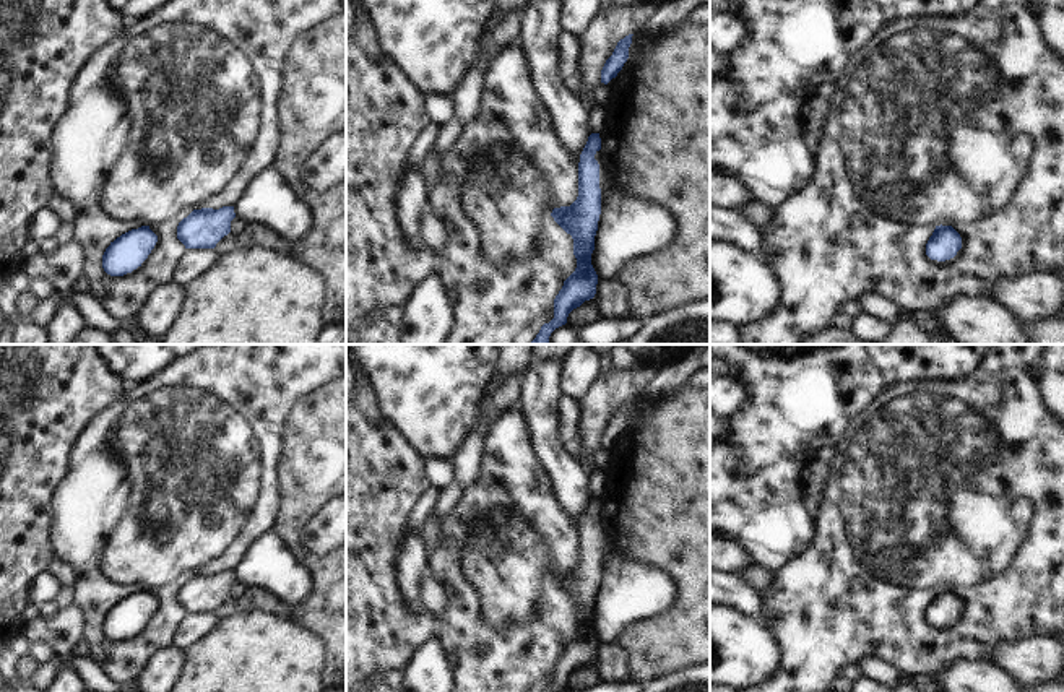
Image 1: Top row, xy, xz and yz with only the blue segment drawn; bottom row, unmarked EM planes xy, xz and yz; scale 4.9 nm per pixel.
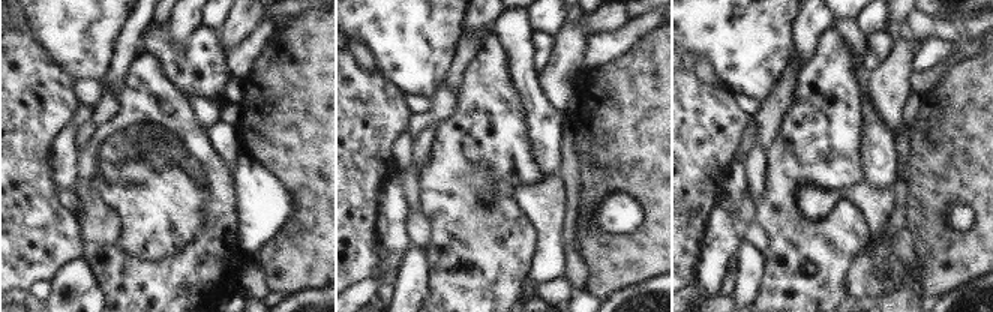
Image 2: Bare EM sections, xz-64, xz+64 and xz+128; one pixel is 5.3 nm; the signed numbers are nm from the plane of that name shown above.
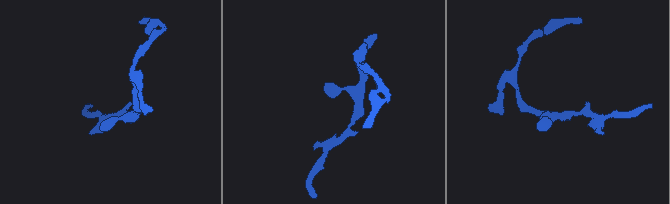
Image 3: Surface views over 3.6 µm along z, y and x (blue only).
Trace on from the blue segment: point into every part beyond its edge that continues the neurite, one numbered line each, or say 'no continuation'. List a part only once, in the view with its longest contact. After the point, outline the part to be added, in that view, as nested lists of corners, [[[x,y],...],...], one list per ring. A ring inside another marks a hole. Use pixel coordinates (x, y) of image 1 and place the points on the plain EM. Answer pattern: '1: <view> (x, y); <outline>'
no continuation

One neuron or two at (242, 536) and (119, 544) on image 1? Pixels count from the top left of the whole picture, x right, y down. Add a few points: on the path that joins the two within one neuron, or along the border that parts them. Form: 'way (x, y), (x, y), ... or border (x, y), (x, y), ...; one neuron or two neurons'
way (211, 536), (161, 536), (156, 541), (150, 541); one neuron

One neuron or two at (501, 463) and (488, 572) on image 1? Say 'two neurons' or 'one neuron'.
one neuron

